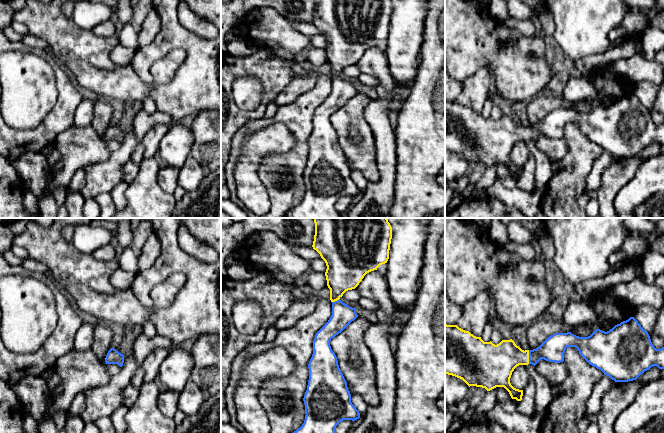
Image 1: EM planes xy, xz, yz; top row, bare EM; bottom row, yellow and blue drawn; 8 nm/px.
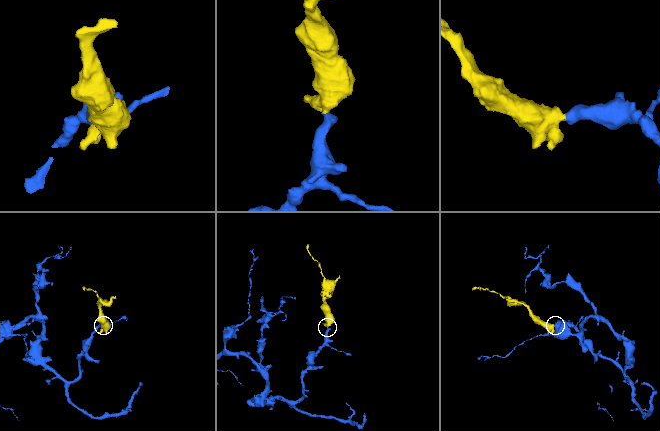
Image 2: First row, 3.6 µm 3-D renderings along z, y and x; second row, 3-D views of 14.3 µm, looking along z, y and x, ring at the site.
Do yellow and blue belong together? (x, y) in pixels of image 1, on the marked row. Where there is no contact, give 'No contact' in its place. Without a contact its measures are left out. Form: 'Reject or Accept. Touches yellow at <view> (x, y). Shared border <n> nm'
Accept. Touches yellow at yz (528, 357). Shared border 110 nm

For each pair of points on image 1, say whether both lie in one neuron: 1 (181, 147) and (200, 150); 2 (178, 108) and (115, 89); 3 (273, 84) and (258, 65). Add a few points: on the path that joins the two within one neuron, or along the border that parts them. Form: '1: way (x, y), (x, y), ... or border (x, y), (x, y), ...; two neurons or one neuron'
1: border (190, 128), (194, 137), (191, 155); two neurons
2: border (138, 76), (152, 86), (150, 96); two neurons
3: way (272, 79), (263, 70); one neuron

